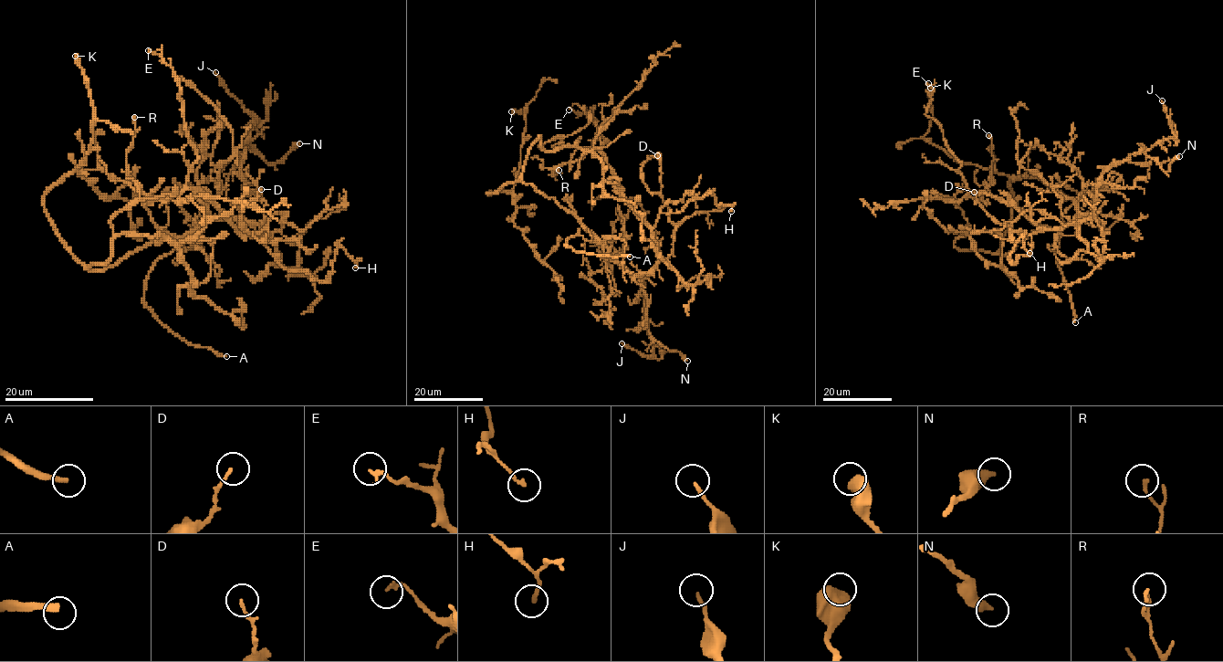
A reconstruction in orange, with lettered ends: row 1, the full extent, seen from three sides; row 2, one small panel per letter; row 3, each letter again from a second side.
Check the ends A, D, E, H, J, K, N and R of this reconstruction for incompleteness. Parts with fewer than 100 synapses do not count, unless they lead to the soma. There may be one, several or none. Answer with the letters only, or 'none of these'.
A

